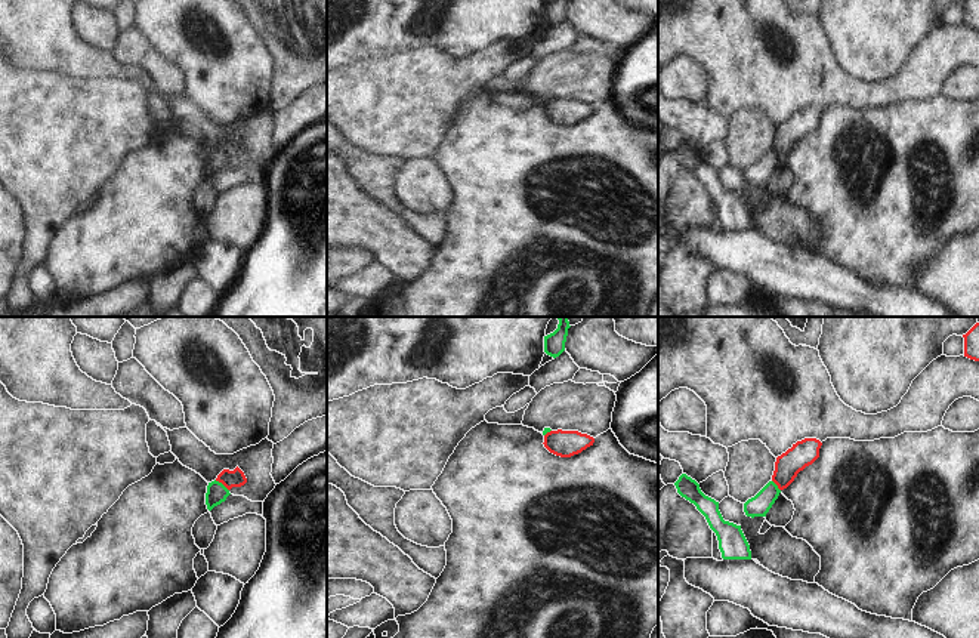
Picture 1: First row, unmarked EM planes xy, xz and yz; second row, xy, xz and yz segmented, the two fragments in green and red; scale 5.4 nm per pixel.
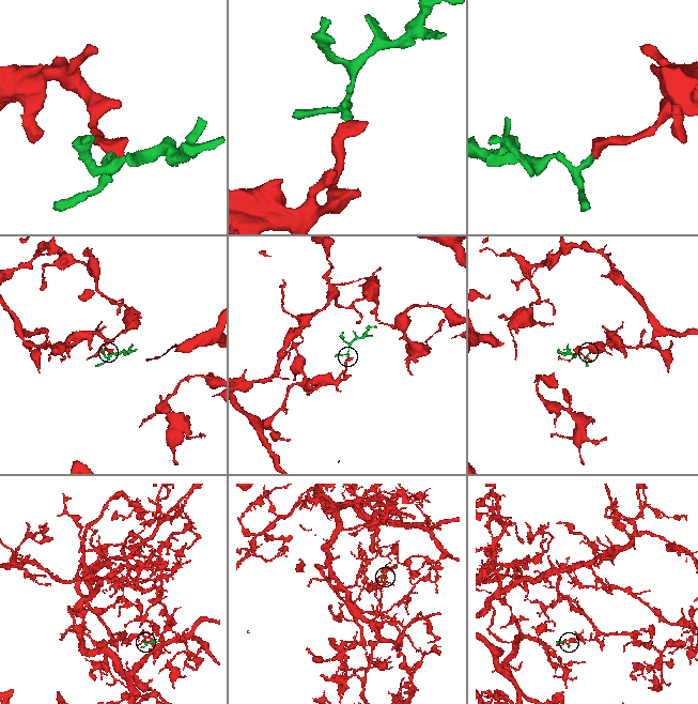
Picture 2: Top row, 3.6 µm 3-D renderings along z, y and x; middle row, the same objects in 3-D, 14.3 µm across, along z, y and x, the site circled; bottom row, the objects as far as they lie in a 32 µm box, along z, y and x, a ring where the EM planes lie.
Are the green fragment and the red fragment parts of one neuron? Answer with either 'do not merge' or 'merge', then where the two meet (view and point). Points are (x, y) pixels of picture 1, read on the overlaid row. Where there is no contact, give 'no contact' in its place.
do not merge | xy (222, 484)

